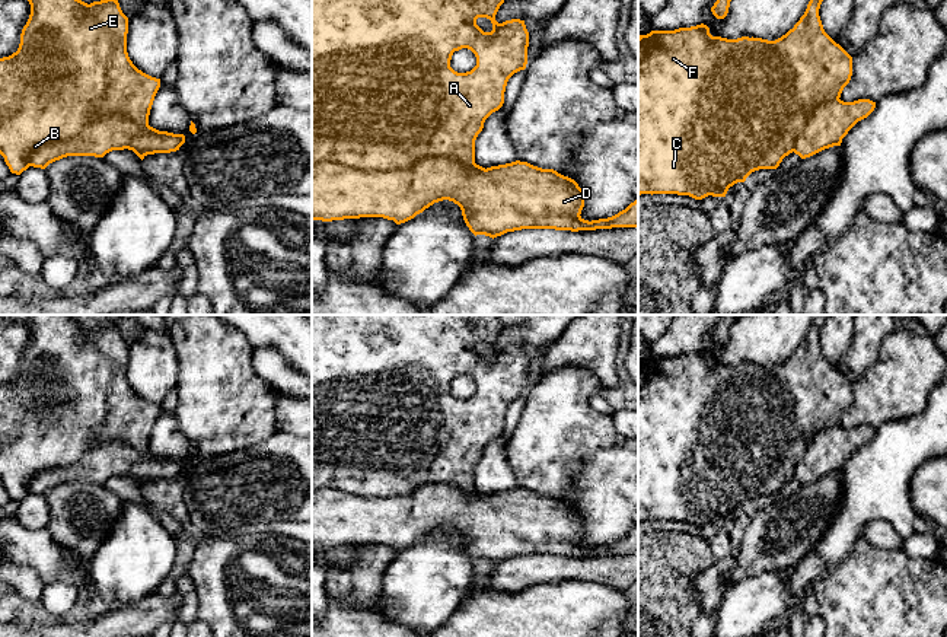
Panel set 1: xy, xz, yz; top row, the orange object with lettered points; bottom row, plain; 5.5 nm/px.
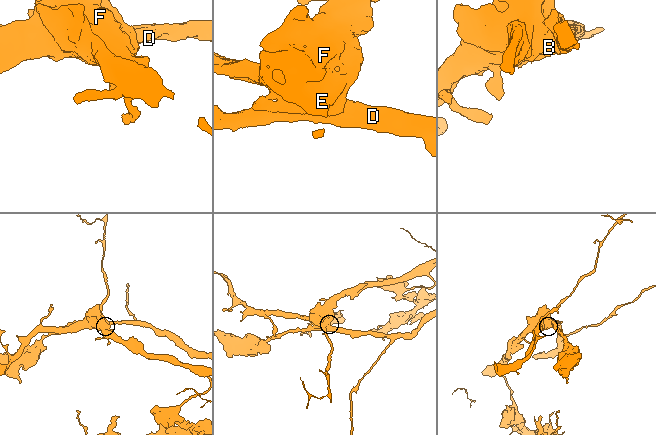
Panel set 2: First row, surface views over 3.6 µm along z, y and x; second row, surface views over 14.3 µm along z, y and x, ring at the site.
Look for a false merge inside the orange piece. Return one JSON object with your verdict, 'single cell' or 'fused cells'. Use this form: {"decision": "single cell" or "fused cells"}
{"decision": "fused cells"}

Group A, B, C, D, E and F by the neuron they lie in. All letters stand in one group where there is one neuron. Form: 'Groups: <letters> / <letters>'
Groups: A B C E F / D

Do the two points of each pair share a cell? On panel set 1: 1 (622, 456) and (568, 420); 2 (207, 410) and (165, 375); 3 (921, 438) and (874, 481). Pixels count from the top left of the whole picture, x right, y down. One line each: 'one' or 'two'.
1: two
2: two
3: one

